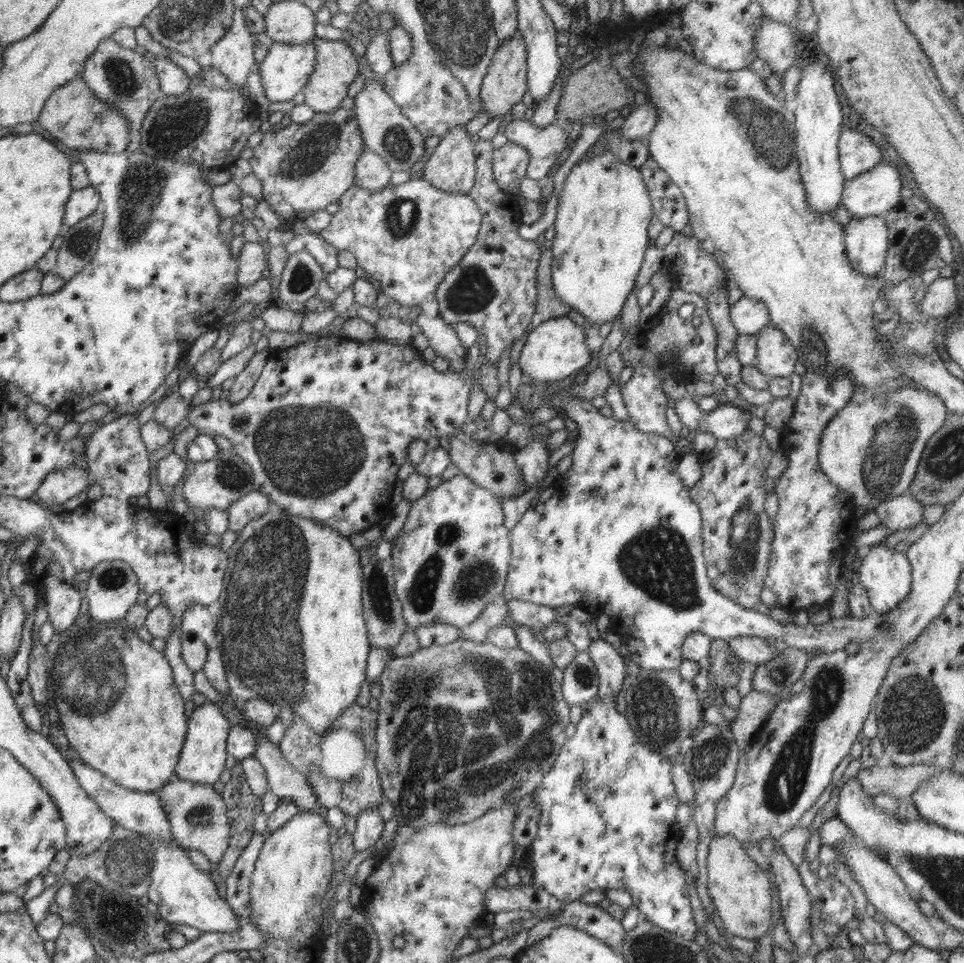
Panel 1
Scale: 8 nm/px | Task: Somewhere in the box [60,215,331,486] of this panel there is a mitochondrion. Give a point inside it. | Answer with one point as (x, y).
(302, 278)

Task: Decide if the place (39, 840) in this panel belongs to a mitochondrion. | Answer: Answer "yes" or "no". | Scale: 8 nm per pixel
no

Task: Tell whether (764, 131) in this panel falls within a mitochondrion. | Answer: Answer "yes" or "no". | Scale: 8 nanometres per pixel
yes

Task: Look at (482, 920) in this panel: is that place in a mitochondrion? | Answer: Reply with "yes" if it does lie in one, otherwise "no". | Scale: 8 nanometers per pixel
no

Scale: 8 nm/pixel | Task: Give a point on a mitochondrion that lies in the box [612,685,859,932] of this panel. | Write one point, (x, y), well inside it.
(709, 761)

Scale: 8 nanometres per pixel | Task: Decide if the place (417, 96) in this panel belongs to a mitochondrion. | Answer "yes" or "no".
no

